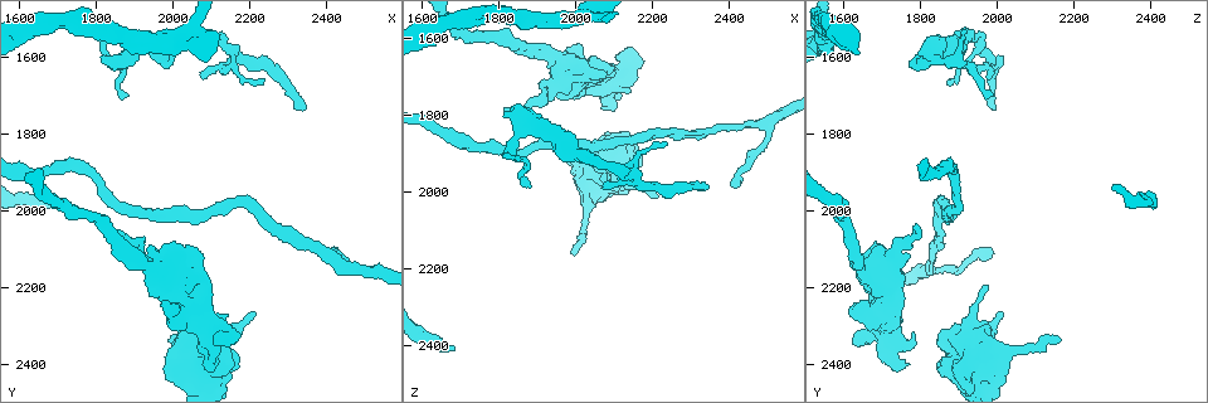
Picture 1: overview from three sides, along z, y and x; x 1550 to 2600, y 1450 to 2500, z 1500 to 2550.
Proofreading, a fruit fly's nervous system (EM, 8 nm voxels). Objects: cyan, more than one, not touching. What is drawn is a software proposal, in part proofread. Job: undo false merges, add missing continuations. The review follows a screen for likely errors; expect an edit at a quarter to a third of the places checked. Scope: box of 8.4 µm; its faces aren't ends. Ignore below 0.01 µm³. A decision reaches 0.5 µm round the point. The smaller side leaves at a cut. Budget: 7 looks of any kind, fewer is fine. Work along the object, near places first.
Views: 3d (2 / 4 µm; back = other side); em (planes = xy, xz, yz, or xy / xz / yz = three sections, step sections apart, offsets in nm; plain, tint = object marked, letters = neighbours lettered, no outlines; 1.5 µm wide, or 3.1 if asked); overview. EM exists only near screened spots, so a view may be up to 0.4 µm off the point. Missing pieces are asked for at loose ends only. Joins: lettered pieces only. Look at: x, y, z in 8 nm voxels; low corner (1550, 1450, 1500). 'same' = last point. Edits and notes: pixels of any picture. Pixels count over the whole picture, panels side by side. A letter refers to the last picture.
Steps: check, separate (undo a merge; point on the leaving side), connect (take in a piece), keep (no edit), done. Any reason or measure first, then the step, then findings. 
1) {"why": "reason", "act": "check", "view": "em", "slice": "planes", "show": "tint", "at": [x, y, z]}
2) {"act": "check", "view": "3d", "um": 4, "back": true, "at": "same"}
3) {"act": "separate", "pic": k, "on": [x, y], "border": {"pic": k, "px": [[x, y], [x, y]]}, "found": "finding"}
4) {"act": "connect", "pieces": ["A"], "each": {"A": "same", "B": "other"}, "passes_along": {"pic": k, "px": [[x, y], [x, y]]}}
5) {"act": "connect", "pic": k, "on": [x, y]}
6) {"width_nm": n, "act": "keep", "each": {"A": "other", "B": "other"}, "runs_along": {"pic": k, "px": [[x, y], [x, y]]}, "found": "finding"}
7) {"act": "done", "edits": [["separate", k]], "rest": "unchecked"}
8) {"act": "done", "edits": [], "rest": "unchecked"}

{"why": "thick end", "act": "check", "view": "3d", "um": 2, "at": [1810, 1600, 1810]}

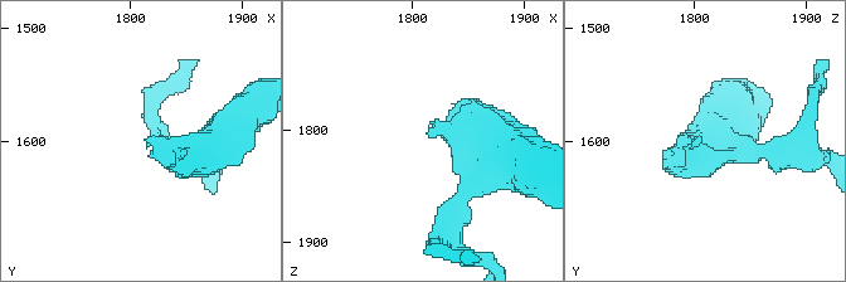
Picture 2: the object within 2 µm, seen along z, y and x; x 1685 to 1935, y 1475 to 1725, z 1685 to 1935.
{"act": "check", "view": "em", "slice": "yz", "step": 8, "show": "letters", "at": [1818, 1598, 1804]}

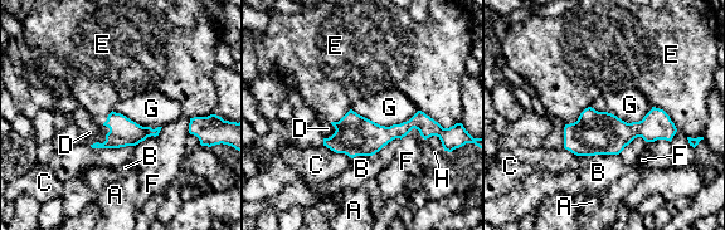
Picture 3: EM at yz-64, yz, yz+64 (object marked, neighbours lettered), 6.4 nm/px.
{"why": "another direction", "act": "check", "view": "em", "slice": "planes", "show": "letters", "at": "same"}

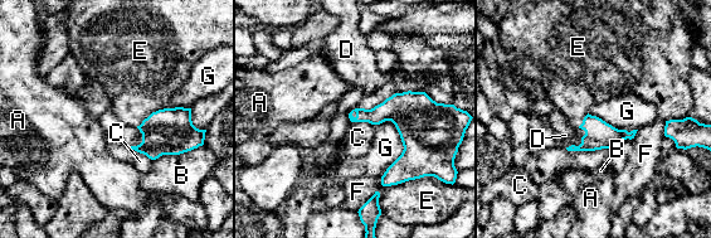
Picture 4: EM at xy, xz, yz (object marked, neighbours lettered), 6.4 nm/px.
{"act": "connect", "pieces": ["D"], "each": {"A": "other", "B": "other", "C": "other", "D": "same", "E": "other", "F": "other", "G": "other"}, "passes_along": {"pic": 4, "px": [[599, 135], [579, 145], [565, 135]]}, "found": "the neuron continues"}

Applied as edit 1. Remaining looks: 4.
{"why": "redraw", "act": "check", "view": "overview"}

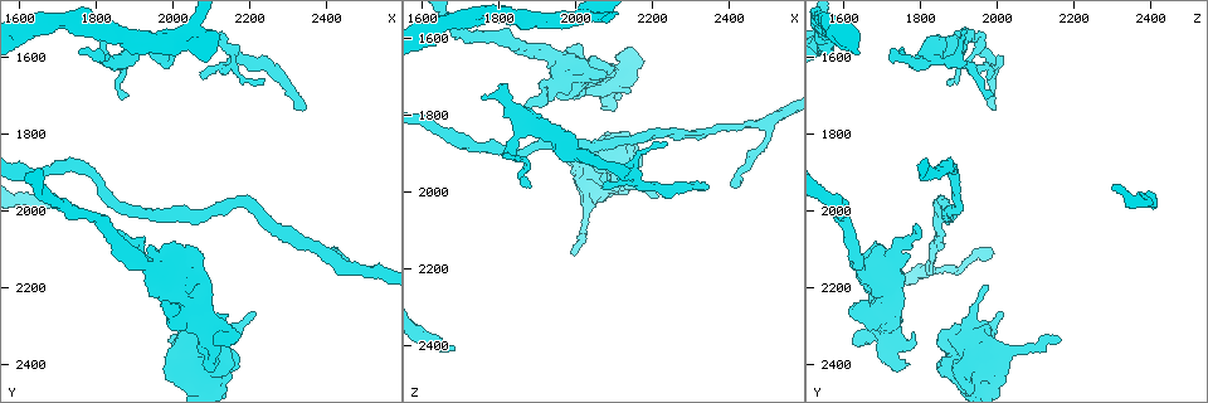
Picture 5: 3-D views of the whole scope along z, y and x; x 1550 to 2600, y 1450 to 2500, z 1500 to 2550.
{"act": "check", "view": "em", "slice": "planes", "show": "tint", "at": [1925, 2095, 1735]}

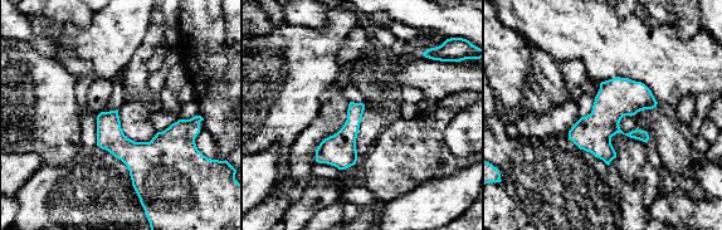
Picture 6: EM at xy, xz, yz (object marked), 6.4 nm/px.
{"act": "check", "view": "em", "slice": "planes", "show": "letters", "at": "same"}

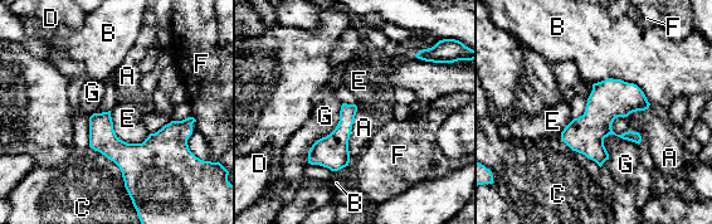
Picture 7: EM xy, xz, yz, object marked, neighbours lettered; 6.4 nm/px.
{"act": "keep", "each": {"A": "other", "B": "other", "C": "other", "D": "other", "E": "other", "F": "other", "G": "other"}, "border": {"pic": 7, "px": [[110, 111], [120, 139], [149, 136]]}, "found": "all the same neuron"}

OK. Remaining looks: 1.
{"act": "done", "edits": [["connect", 4]], "rest": "unchecked"}

